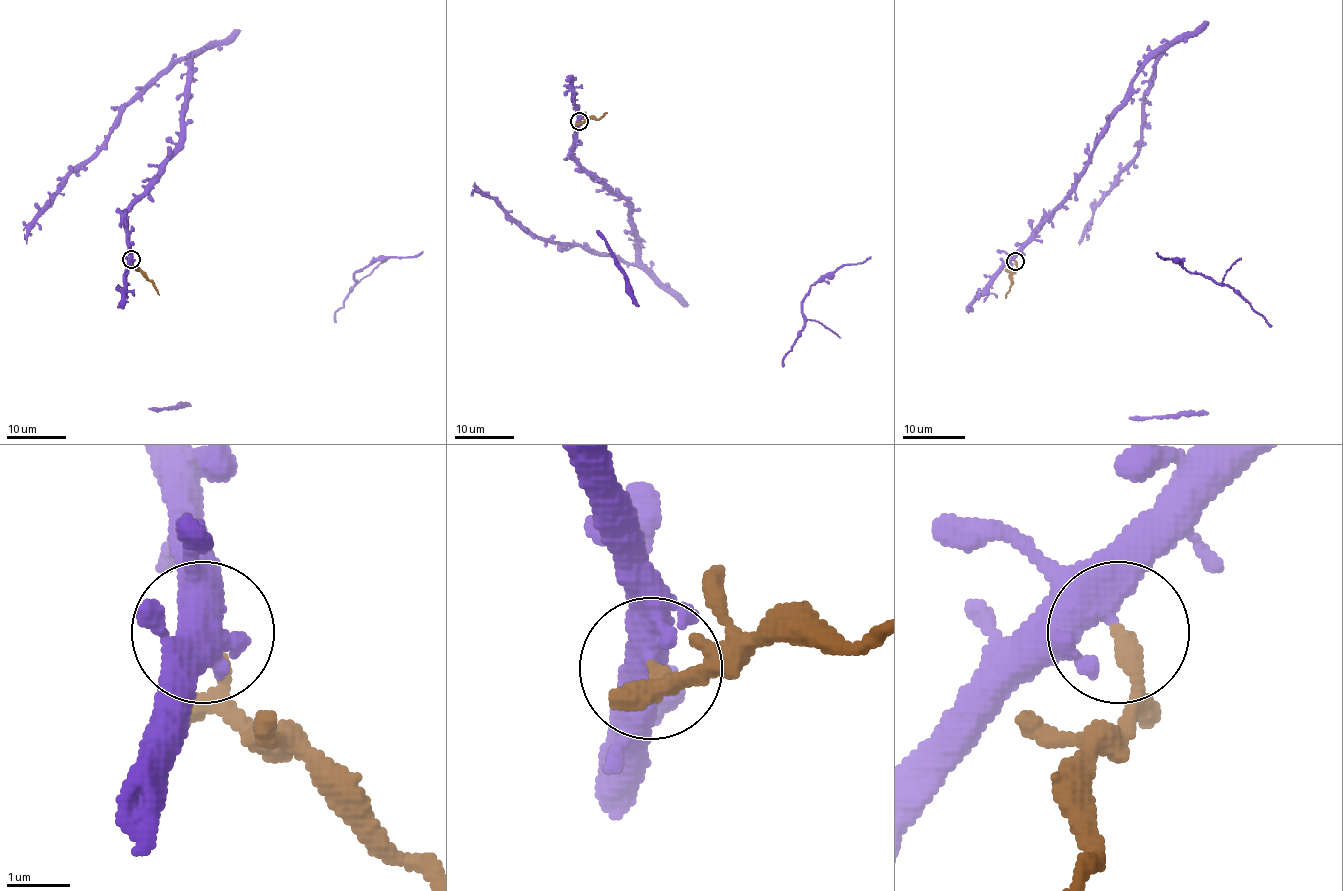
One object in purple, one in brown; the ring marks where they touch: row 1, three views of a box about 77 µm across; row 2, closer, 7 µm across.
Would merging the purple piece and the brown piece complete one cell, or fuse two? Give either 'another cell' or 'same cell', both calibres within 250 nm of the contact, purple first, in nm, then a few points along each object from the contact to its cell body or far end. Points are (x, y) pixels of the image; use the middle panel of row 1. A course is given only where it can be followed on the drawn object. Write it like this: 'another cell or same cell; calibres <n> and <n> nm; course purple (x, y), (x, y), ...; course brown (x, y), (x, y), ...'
another cell; calibres 550 and 280 nm; course purple (579, 122), (573, 157), (626, 202), (637, 251), (634, 262), (538, 239), (474, 182); course brown (579, 122), (598, 119), (607, 113)

